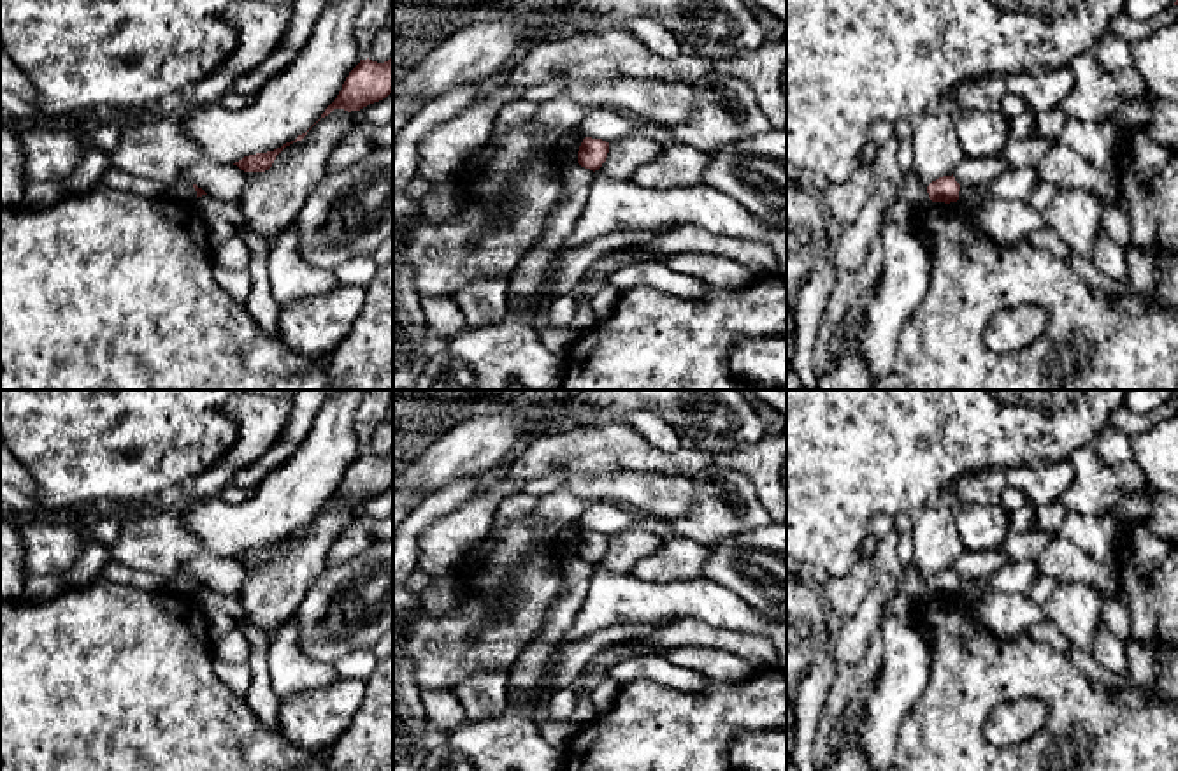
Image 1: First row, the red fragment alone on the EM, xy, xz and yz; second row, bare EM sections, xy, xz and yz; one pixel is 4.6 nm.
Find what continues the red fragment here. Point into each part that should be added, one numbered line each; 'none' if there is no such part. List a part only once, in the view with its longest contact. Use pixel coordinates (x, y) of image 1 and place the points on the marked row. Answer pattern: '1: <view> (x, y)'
none

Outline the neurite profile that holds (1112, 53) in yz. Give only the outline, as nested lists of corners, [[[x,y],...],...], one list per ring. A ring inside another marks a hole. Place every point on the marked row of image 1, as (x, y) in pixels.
[[[1104,33],[1092,51],[1097,63],[1108,72],[1134,68],[1131,44],[1125,39]]]

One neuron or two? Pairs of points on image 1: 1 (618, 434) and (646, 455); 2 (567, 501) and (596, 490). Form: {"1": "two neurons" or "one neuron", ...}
{"1": "one neuron", "2": "two neurons"}

